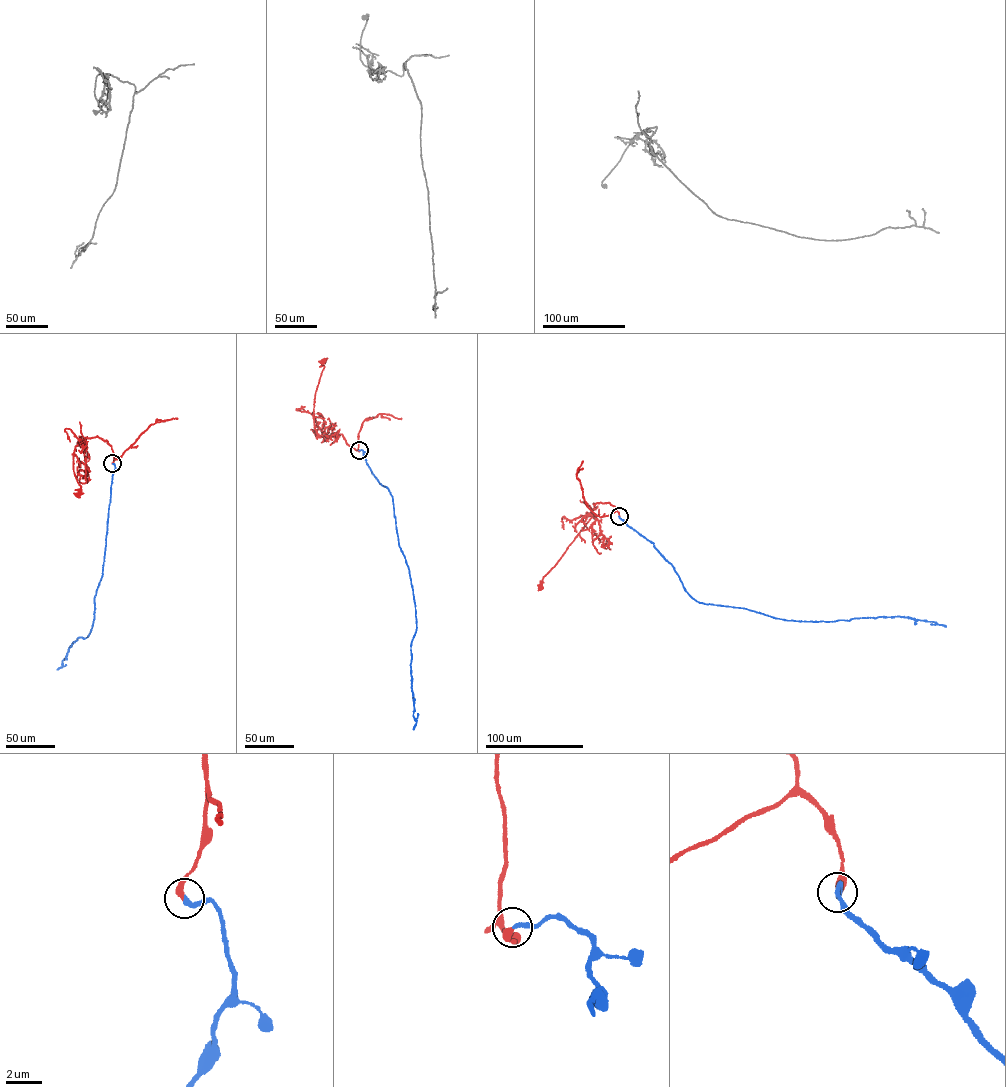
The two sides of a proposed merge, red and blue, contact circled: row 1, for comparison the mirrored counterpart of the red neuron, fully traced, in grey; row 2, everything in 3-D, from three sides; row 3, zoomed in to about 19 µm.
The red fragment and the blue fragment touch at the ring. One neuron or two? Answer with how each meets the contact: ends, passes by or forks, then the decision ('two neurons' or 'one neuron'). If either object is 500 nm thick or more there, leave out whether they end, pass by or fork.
red ends there; blue ends there; one neuron

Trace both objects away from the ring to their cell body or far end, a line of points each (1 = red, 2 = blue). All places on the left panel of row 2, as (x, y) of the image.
1: (112, 464), (113, 451), (106, 440), (86, 438), (78, 444), (73, 453), (74, 472), (81, 486), (77, 494)
2: (112, 464), (115, 468), (102, 575), (94, 598), (92, 627), (86, 638), (73, 642), (57, 669)

